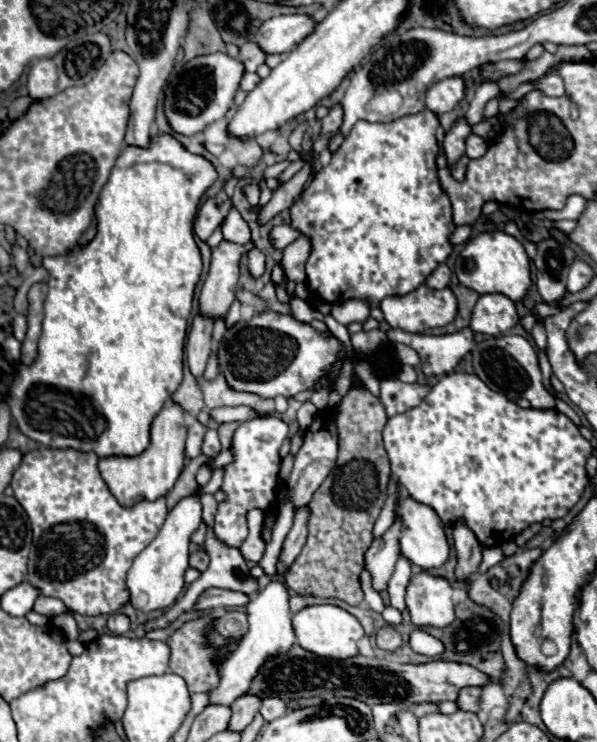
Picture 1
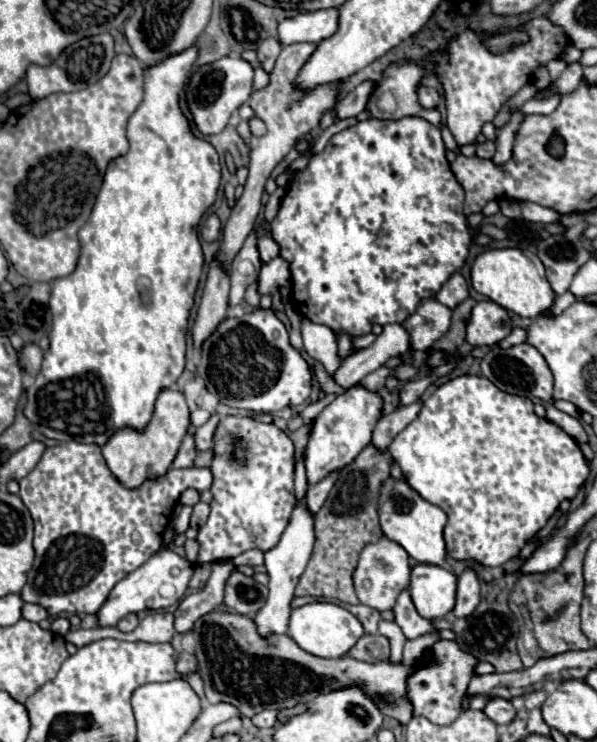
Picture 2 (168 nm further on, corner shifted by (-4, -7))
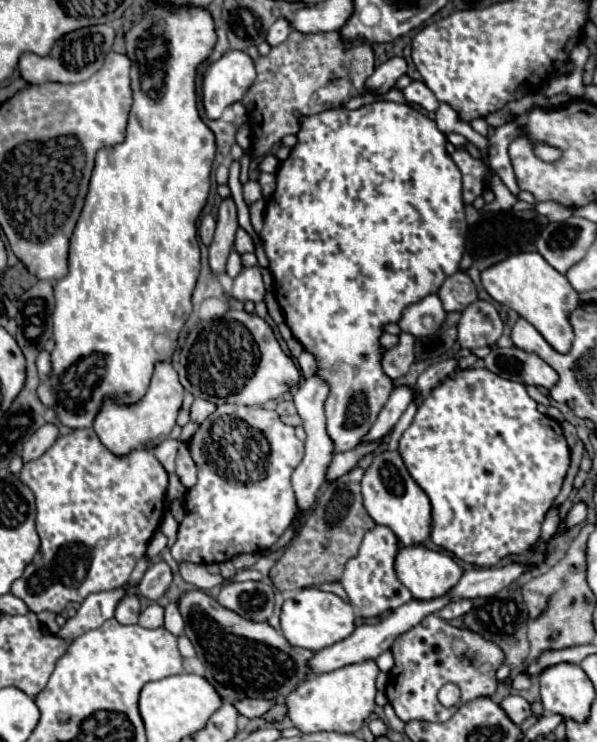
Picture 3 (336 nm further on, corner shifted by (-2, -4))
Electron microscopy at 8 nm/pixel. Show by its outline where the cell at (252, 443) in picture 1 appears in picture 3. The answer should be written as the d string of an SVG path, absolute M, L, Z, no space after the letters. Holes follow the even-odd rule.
M226 403L196 429L188 449L198 467L198 481L186 493L186 513L178 525L176 543L170 547L172 557L178 563L222 563L240 553L262 553L272 547L298 511L290 475L304 457L304 443L294 435L294 427L282 423L276 411Z

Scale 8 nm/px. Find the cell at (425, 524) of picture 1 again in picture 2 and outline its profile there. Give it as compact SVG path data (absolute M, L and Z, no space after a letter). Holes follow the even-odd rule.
M388 478L382 484L378 506L380 506L380 524L386 538L400 544L418 564L432 564L432 566L444 564L446 544L442 538L442 530L446 526L446 514L438 506L422 500L420 494L412 490L404 480L394 478Z

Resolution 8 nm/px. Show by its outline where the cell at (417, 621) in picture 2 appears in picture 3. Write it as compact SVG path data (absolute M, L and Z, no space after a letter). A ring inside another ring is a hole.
M428 615L422 623L402 633L390 651L394 655L394 667L388 673L386 697L404 723L414 719L444 723L460 709L460 705L476 697L494 695L498 687L496 671L504 665L504 653L498 645L478 637L478 633L470 633L470 629L460 629L442 621L438 615ZM446 683L454 683L462 691L460 701L450 709L442 707L436 697Z

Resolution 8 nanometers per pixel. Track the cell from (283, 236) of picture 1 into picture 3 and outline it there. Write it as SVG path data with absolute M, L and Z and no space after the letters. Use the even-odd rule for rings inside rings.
M240 227L236 231L236 239L234 239L234 249L238 253L246 253L246 251L254 251L254 243L252 243L252 237Z

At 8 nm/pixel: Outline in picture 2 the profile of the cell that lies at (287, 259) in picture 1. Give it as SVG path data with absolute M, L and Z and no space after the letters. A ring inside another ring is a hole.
M278 256L262 266L258 276L258 290L260 294L274 294L280 286L290 286L290 280L290 264L282 256Z

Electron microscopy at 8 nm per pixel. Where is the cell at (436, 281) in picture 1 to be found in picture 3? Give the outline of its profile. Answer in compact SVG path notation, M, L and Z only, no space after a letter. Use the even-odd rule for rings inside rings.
M456 271L454 275L450 275L442 283L438 295L446 311L464 311L470 303L478 301L478 293L472 279L462 271Z

